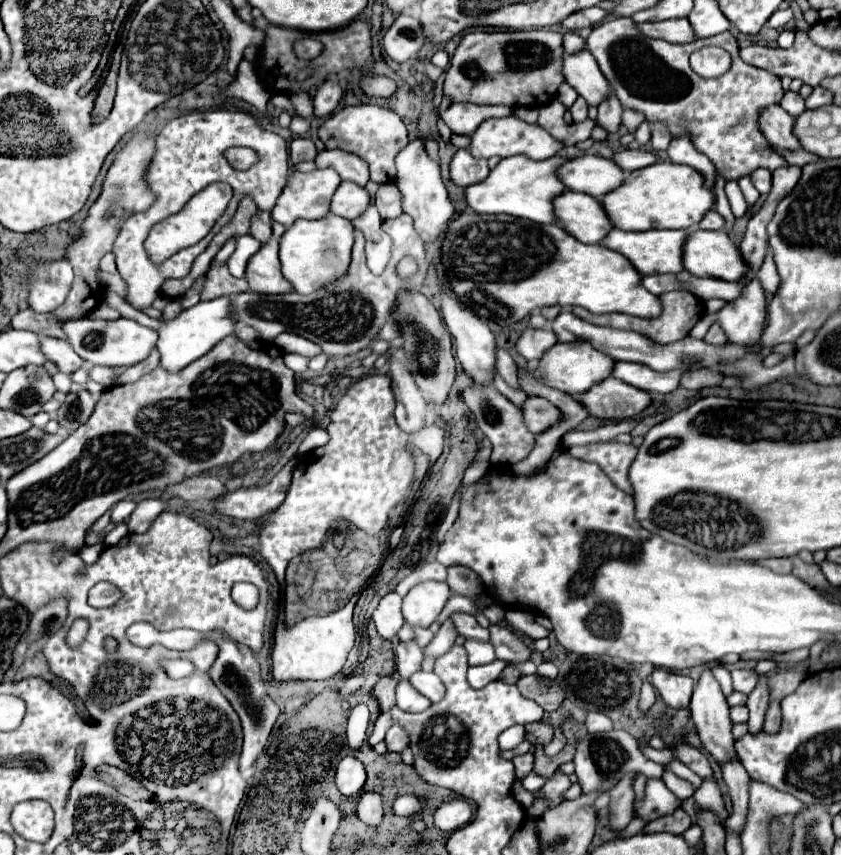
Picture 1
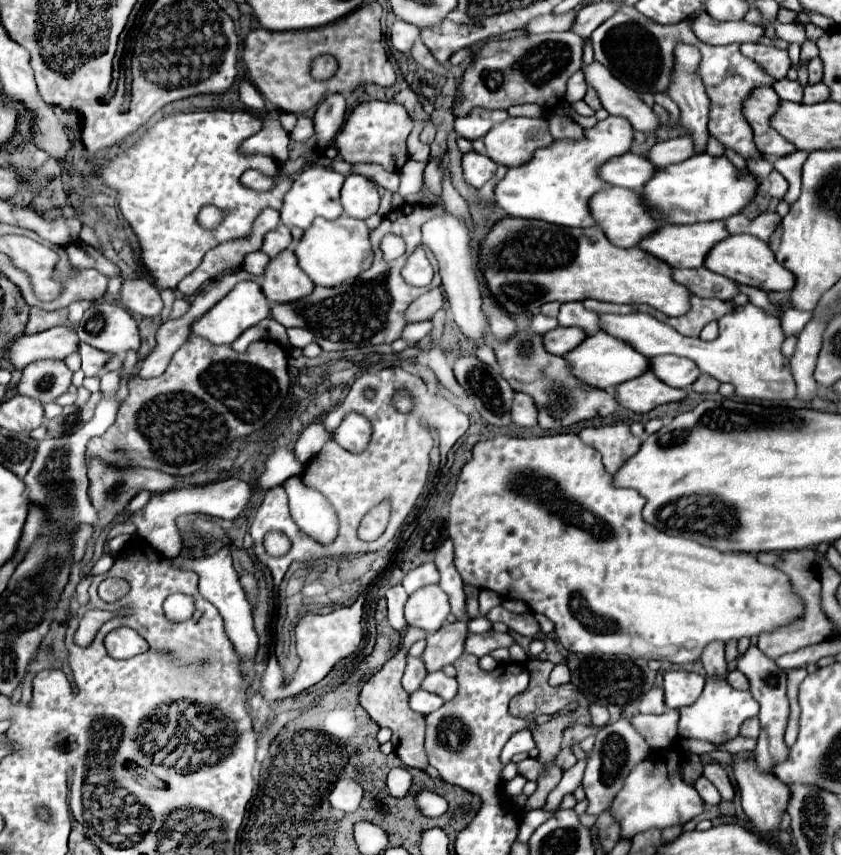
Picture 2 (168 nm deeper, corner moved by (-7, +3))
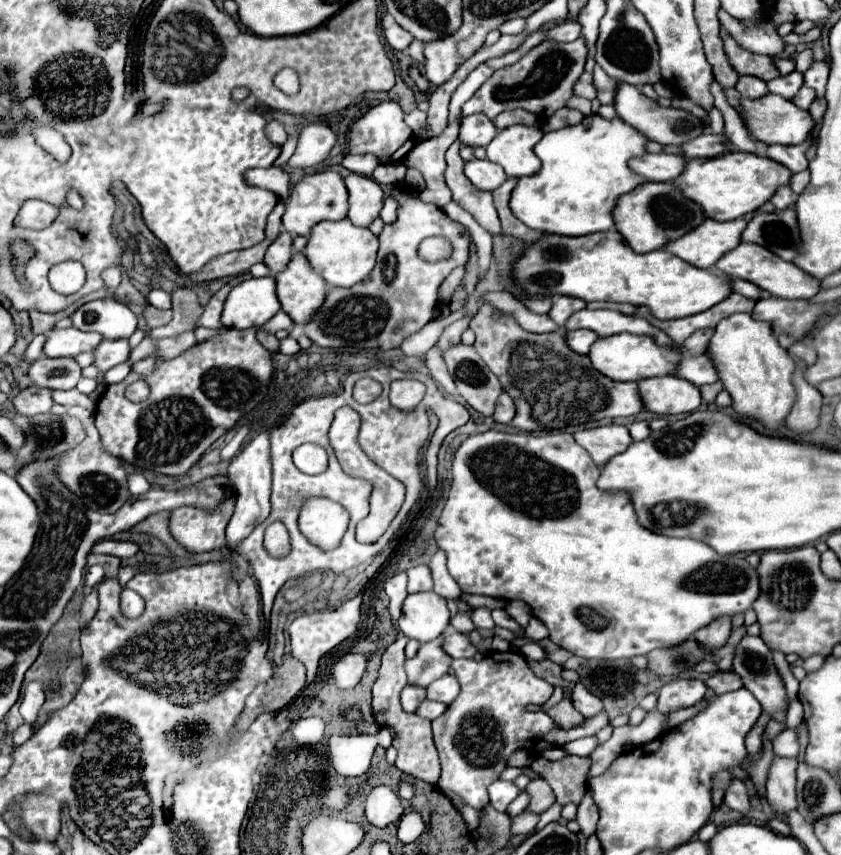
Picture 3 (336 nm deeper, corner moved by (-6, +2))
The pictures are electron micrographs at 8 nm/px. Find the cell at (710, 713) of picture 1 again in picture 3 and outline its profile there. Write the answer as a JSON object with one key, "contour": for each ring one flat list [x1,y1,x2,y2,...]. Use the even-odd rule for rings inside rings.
{"contour":[[720,616,714,622,710,622,706,628,696,630,694,638,706,648,706,650,718,650,726,644,732,630,732,622,728,616]]}

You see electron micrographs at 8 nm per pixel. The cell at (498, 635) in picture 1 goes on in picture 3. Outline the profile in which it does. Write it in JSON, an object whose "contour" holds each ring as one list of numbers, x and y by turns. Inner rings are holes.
{"contour":[[450,626,444,630,442,636,444,636,442,648,448,656,452,656,452,658,472,658,476,654,476,648,470,644,468,636,452,630]]}

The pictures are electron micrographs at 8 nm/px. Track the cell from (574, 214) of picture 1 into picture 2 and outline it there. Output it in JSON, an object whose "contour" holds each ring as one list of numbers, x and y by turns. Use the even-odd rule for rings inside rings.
{"contour":[[607,187,599,193,595,193,593,199,589,201,589,211,591,211,593,219,597,221,597,227,617,247,635,247,645,235,653,233,661,225,661,221,651,219,651,215,647,213,647,209,641,203,639,193,621,189,621,187]]}

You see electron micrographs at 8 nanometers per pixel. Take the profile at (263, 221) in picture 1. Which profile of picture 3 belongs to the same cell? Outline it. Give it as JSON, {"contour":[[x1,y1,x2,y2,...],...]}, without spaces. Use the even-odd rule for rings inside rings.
{"contour":[[280,232,280,236,270,244,266,256,264,256,264,264,274,272,282,272,286,268,286,264,290,262,294,250,292,250,292,236,290,232]]}

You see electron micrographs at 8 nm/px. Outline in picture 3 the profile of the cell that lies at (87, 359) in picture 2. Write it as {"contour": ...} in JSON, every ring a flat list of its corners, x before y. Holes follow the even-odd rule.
{"contour":[[104,340,96,350,94,350,94,356,96,356,96,366,100,368,100,376,98,376,98,390,94,394,90,394,92,402,96,404,96,400,100,398,100,394,104,392,104,372,110,370,112,366,120,364,120,362,126,362,128,356,130,356,130,344,128,340]]}

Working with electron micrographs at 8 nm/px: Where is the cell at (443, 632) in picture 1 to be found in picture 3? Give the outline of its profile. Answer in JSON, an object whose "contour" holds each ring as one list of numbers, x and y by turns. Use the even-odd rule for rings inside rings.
{"contour":[[442,636,422,644,418,654,414,658,406,660,404,670,408,676,408,684,428,688,428,684,432,684,436,678,444,676,450,670,452,658,446,656,444,650,440,648,440,640,442,640]]}

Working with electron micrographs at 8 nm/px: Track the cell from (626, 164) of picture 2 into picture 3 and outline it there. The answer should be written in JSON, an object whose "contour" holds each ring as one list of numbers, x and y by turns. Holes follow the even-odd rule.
{"contour":[[644,154,640,158,632,158,630,166,634,172,644,176,646,180,674,180,686,168,686,158,680,154]]}

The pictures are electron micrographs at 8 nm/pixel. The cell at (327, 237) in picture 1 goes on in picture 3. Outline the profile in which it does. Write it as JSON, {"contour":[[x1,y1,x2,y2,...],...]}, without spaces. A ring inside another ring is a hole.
{"contour":[[348,218,340,222,320,222,312,228,308,238,308,246,304,250,308,262,330,286,354,286,366,280,376,264,378,252,378,238,368,230,354,226]]}

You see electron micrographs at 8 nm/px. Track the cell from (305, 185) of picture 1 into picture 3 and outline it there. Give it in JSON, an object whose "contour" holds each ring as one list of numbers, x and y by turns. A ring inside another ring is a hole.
{"contour":[[316,172,312,176,304,176,304,180,295,184,290,198,286,200,286,212,282,216,284,228,290,234,310,236,314,224,322,220,342,220,348,214,348,190,344,180,336,172]]}

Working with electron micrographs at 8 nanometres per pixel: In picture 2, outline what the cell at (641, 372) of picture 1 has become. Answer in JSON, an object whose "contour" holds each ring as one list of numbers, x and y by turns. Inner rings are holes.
{"contour":[[661,355,649,359,649,369,663,383,669,383,669,387,679,387,679,389,689,389,691,383,699,377,699,369,693,361,673,355]]}

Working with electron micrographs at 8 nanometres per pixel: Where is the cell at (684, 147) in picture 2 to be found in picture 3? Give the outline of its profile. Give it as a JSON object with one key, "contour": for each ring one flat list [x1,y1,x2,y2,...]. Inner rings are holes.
{"contour":[[704,134,684,144,682,150,684,150,684,158,688,160,690,158,714,158,714,156,728,152,726,144,728,144,726,134]]}

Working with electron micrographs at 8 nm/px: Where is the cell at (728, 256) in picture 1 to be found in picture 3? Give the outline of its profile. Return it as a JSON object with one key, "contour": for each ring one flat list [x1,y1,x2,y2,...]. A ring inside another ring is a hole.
{"contour":[[740,244,738,248,734,248,730,254,724,254,718,264,716,270,728,274,728,276,736,276,736,278,744,278,756,286,760,286,762,290,780,296,780,298,812,298,818,294,820,290,820,280,816,280,814,276,806,274,804,270,800,270,798,266,780,260,780,256,776,256,774,252,768,252,766,248,760,248,756,244]]}

